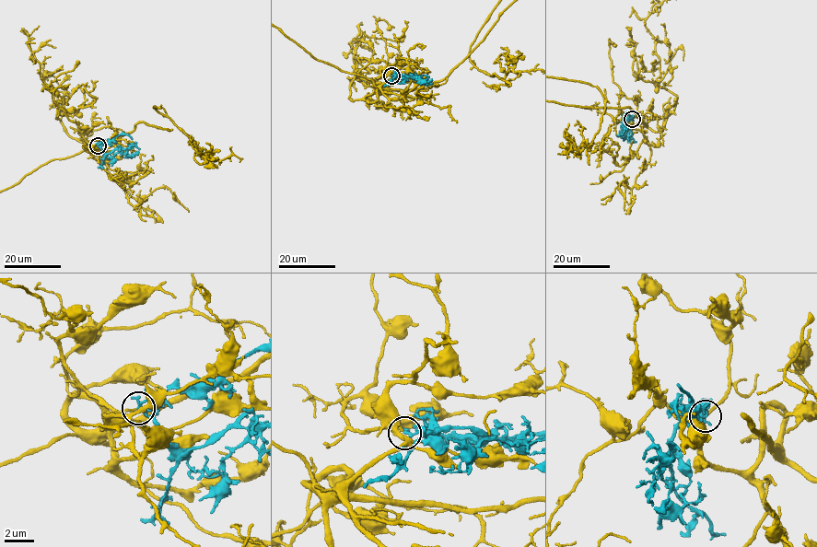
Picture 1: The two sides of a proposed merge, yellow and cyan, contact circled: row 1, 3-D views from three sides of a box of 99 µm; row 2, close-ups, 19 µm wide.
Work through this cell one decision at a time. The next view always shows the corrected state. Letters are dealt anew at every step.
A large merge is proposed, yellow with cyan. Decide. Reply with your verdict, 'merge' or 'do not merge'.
do not merge

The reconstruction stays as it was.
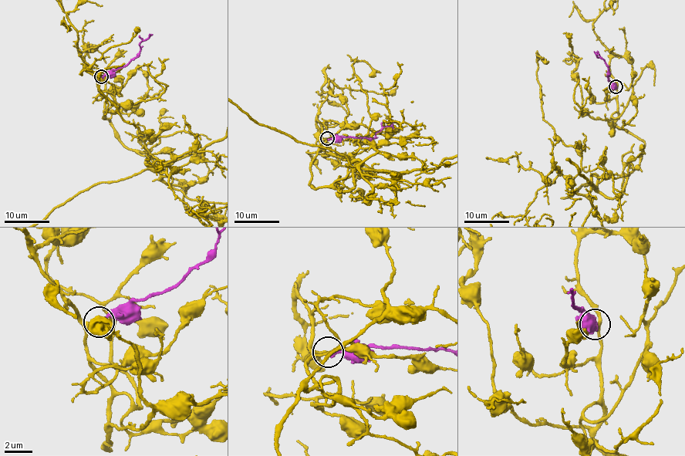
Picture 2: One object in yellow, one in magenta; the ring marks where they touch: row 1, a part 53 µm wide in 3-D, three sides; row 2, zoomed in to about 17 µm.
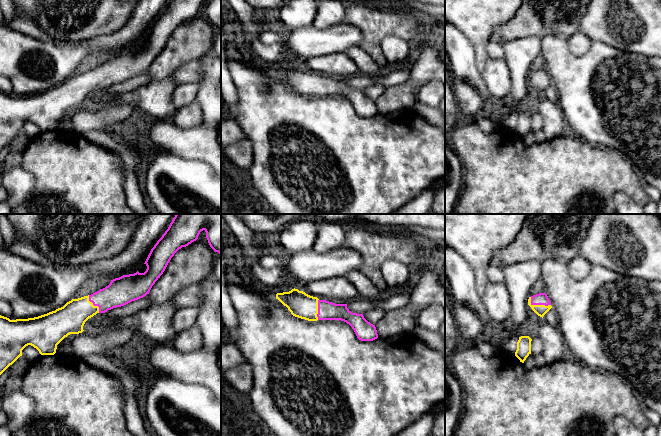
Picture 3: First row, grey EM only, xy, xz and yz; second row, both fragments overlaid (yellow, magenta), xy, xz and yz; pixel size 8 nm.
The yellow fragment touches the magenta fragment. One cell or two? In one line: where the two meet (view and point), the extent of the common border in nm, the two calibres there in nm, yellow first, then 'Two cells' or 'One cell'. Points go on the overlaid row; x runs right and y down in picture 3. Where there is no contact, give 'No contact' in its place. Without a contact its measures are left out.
Touches yellow at yz (538, 305). Shared border 180 nm. Thickness 90 nm (yellow) against 100 nm. One cell

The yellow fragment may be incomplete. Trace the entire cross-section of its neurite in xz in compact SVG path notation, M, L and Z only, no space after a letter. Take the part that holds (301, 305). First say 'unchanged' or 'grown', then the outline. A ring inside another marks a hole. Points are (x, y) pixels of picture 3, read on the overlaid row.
grown; M298 289L277 293L278 299L295 317L308 321L341 320L349 324L361 341L373 341L378 338L375 325L368 322L363 314L352 313L347 304L335 304L319 300Z

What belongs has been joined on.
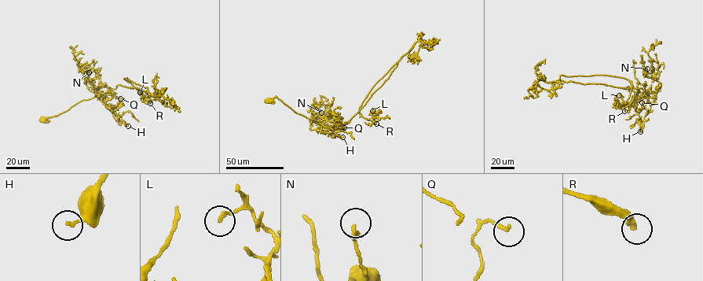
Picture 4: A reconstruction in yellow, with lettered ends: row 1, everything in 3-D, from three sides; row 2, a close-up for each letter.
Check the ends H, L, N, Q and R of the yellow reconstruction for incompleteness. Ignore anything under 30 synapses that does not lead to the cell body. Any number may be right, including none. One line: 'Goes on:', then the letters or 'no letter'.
Goes on: R

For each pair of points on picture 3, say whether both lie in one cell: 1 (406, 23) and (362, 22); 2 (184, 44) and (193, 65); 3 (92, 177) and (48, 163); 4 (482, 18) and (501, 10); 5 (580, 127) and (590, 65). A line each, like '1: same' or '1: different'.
1: same
2: different
3: same
4: same
5: same

